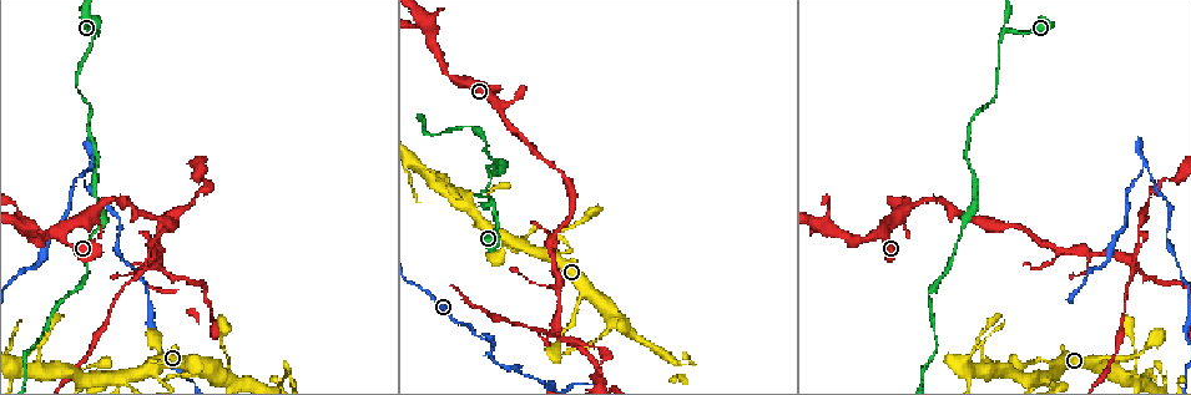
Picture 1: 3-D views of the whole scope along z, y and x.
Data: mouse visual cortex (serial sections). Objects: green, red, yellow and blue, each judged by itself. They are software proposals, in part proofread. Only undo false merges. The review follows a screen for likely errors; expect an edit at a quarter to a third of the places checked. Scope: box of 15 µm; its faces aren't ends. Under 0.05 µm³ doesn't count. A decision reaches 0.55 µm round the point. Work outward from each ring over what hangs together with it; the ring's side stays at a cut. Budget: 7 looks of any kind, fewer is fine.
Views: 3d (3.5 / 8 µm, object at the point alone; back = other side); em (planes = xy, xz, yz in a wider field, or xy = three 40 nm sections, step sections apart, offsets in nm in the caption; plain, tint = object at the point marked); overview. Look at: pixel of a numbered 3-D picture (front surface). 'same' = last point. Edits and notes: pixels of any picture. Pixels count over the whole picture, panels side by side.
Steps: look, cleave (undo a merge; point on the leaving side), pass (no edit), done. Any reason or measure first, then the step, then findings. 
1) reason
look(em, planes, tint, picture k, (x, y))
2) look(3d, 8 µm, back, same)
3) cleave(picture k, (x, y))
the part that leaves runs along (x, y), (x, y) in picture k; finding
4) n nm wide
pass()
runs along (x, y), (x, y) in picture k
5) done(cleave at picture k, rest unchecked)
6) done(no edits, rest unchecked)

a fork
look(3d, 3.5 µm, picture 1, (92, 168))

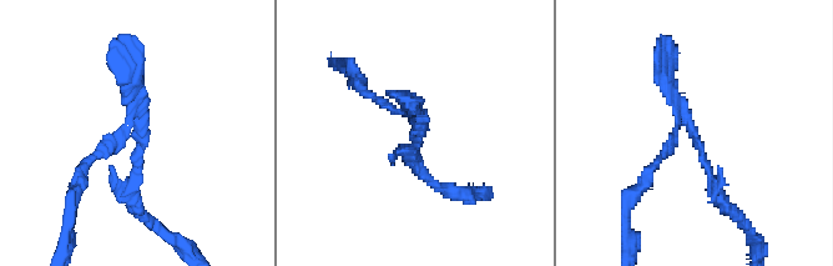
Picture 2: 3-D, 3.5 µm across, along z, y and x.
look(em, xy, step 1, tint, picture 2, (129, 121))

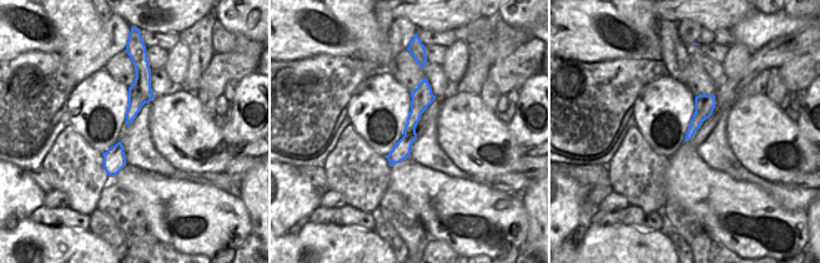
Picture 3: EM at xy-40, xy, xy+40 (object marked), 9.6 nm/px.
170 nm wide
cleave(picture 2, (135, 74))
the part that leaves runs along (135, 124), (135, 209), (150, 224) in picture 2; two cells meet here

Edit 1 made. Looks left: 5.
look(overview)

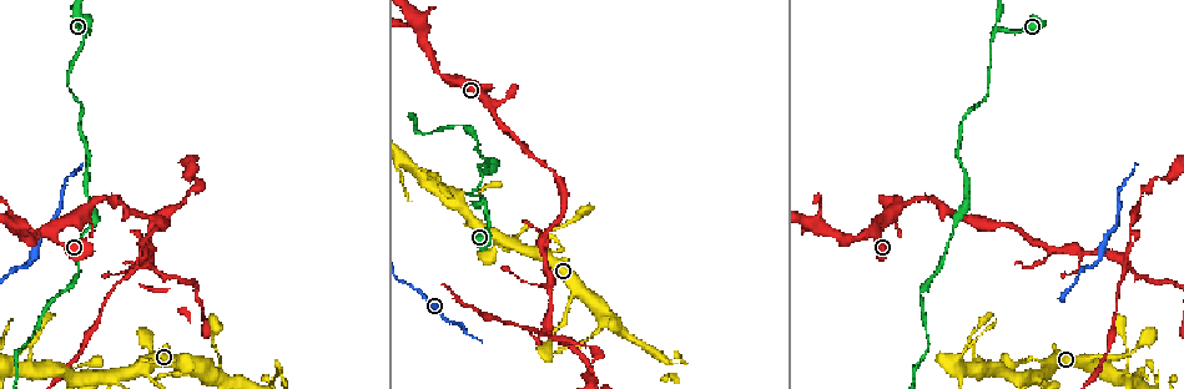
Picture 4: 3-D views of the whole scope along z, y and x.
look(3d, 3.5 µm, picture 4, (544, 329))

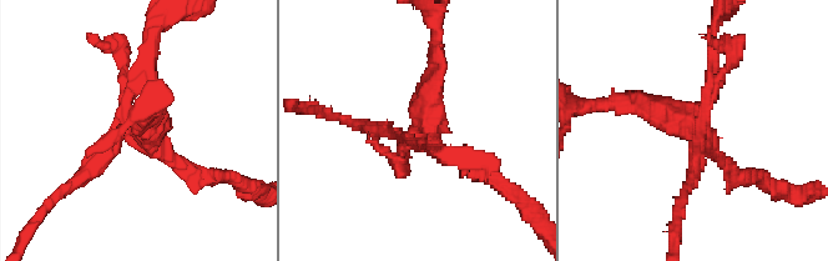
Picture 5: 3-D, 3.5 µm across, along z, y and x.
4 arms; arms of 150, 150, 200, 200 nm; need the tissue
look(em, xy, step 1, tint, picture 5, (421, 131))

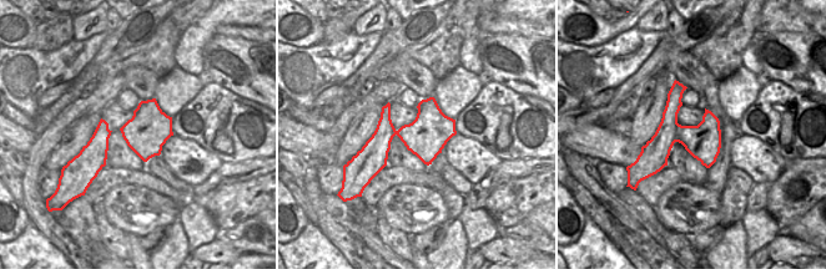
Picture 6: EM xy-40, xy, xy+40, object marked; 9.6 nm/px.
400 nm wide
cleave(picture 5, (97, 169))
border along (676, 121), (675, 141) in picture 6; a second cell is stuck on

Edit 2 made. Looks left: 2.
done(cleave at picture 2, cleave at picture 5, rest unchecked)

